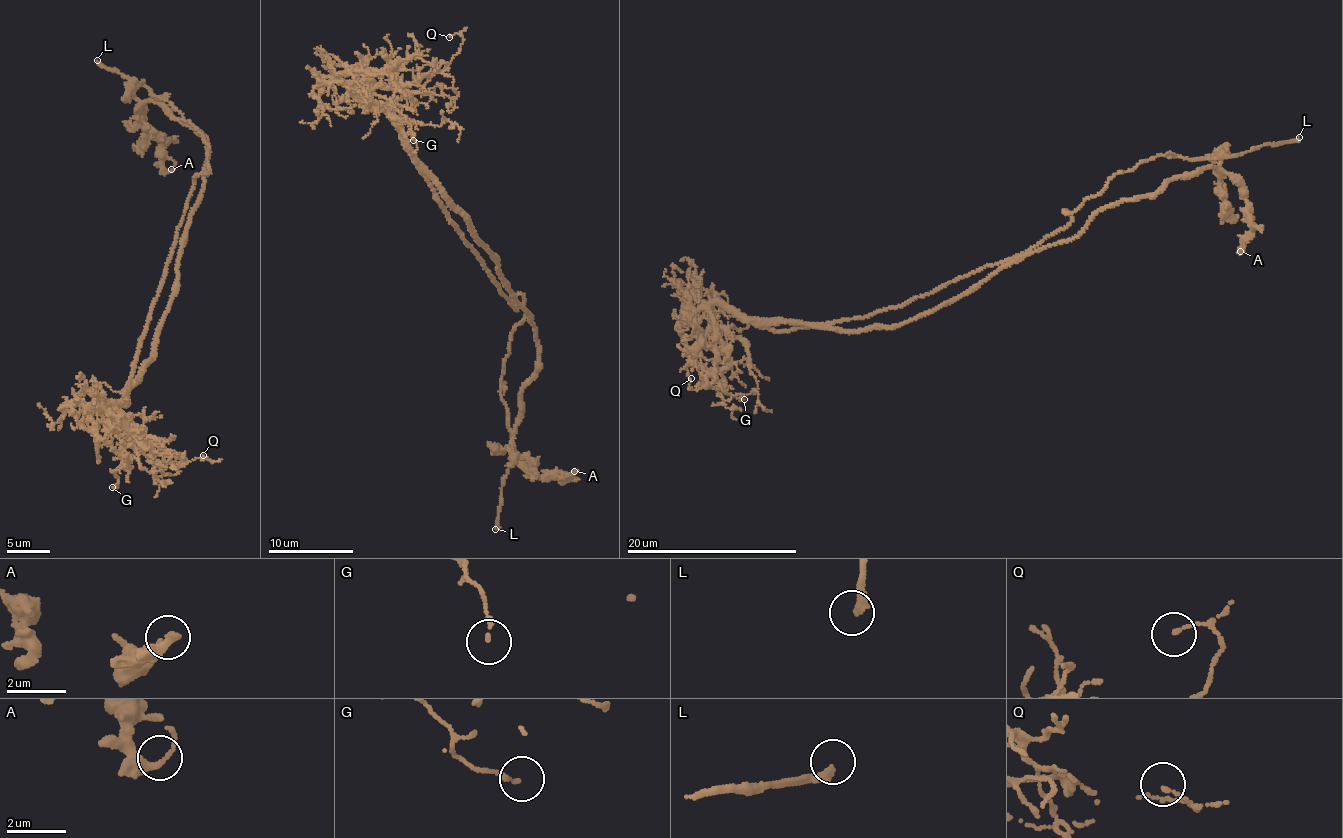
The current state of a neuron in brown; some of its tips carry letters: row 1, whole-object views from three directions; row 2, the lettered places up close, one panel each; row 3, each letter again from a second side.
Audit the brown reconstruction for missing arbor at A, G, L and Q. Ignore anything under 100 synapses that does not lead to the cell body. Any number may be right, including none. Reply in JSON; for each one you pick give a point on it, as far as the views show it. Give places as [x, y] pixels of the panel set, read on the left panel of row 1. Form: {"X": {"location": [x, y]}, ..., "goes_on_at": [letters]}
{"L": {"location": [97, 60]}, "goes_on_at": ["L"]}

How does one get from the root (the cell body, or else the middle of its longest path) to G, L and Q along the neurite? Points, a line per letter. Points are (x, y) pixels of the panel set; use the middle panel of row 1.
G: (477, 252), (404, 133), (355, 93), (361, 65), (355, 70), (391, 79), (393, 105), (413, 140)
L: (477, 252), (516, 309), (515, 299), (523, 296), (525, 312), (510, 334), (502, 374), (512, 457), (495, 529)
Q: (477, 252), (404, 133), (358, 95), (363, 85), (392, 88), (445, 68), (463, 42), (449, 37)

